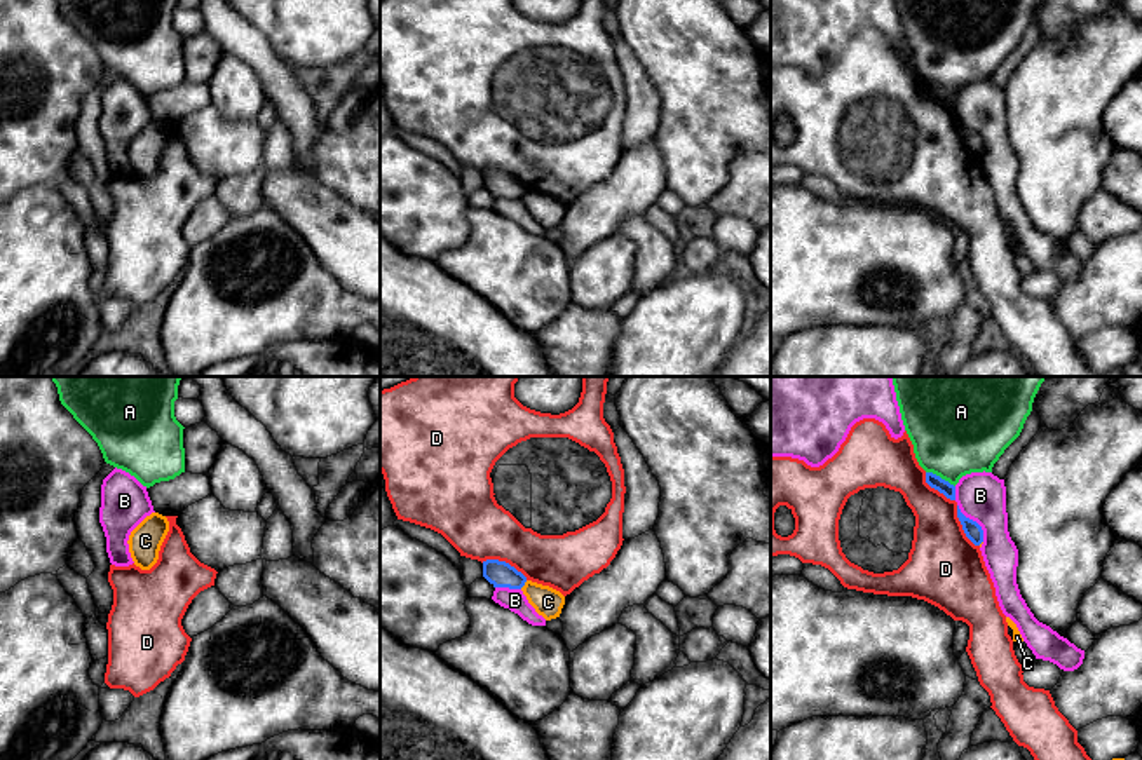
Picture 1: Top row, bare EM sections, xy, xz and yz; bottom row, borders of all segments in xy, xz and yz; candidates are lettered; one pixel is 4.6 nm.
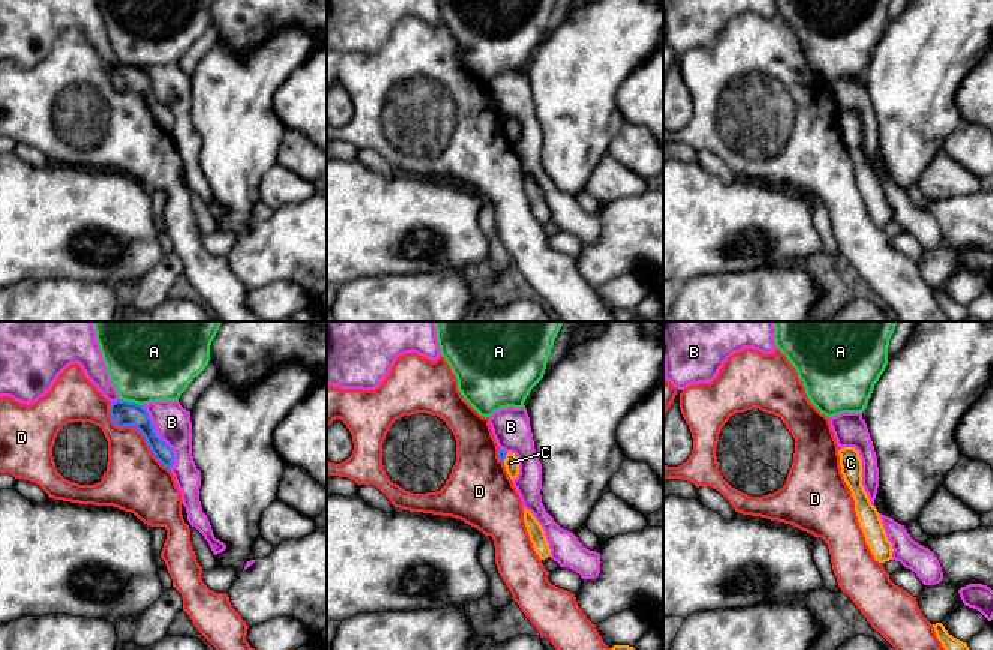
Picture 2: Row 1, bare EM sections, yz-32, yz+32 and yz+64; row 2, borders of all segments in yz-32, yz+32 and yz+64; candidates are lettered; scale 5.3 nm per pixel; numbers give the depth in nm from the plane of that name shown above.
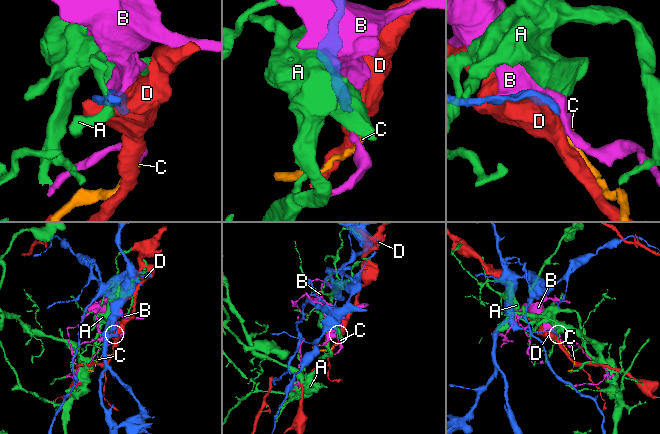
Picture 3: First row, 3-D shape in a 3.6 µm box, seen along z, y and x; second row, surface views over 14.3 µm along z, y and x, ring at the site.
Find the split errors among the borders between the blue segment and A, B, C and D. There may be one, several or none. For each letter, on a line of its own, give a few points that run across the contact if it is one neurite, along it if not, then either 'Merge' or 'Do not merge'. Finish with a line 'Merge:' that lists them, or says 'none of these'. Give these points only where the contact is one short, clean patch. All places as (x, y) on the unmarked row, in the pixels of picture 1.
A: Do not merge
B: Do not merge
C: Line: xz (527, 190), (520, 197). Do not merge
D: Do not merge
Merge: none of these

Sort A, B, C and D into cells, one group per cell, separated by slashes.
A / B / C / D

